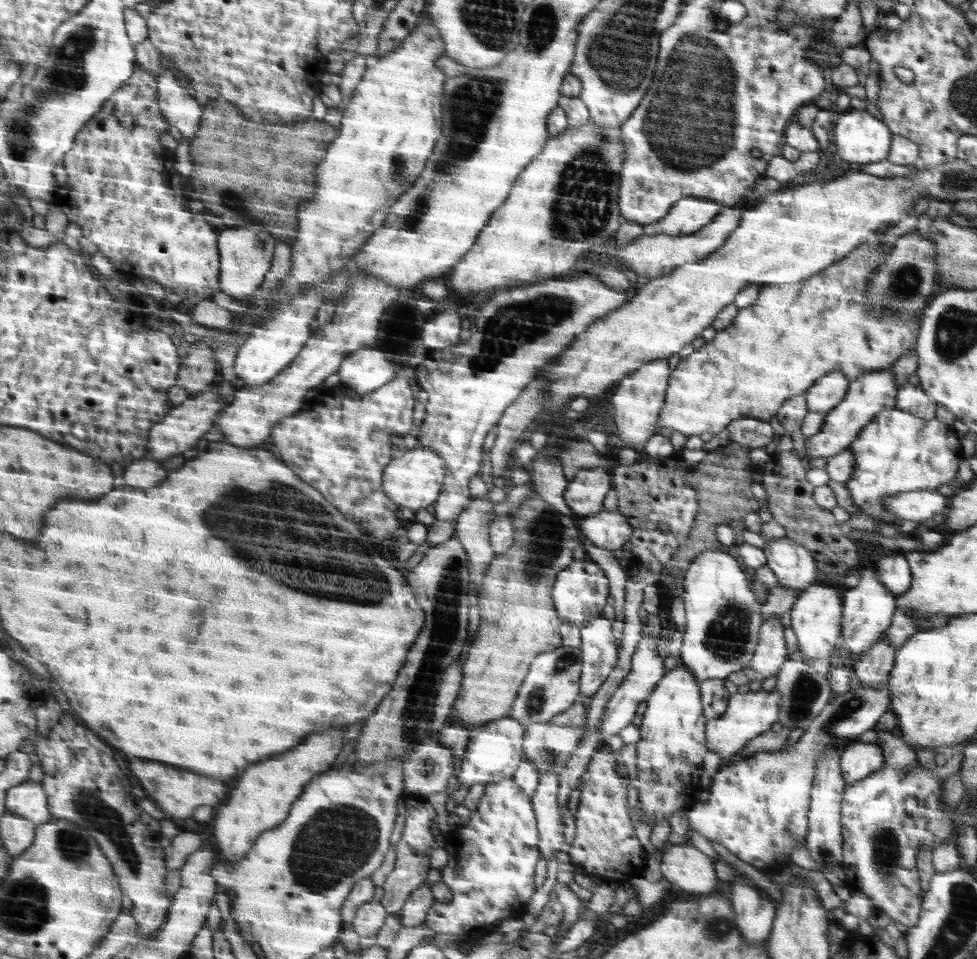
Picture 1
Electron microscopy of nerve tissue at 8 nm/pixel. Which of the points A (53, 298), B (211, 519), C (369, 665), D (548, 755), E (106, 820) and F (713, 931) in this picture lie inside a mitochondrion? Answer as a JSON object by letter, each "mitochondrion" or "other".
{"A":"other","B":"mitochondrion","C":"other","D":"mitochondrion","E":"mitochondrion","F":"mitochondrion"}

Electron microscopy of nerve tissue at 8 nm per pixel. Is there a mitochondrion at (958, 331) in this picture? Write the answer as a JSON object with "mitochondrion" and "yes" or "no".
{"mitochondrion":"yes"}

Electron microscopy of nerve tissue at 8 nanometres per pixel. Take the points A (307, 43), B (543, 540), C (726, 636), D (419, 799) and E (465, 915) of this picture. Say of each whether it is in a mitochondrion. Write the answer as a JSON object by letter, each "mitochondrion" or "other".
{"A":"other","B":"mitochondrion","C":"mitochondrion","D":"other","E":"other"}

